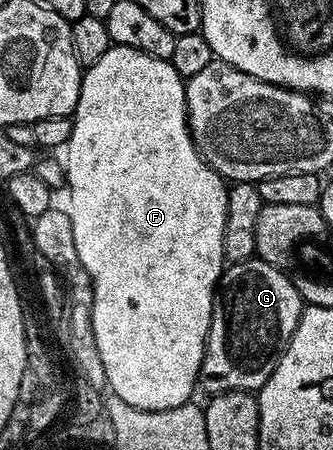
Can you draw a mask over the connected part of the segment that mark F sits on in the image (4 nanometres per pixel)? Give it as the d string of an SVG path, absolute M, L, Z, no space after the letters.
M110 44L107 55L103 55L99 63L84 70L77 107L71 116L73 130L67 146L69 154L63 157L67 192L69 191L67 212L75 235L75 251L79 255L79 263L89 272L93 342L97 344L108 392L123 399L123 403L131 403L131 407L146 409L152 413L179 407L192 398L189 396L192 395L193 388L198 388L205 340L209 334L213 314L213 302L222 272L227 265L223 251L223 231L229 214L227 182L201 158L193 145L193 136L189 133L189 120L185 117L185 81L169 61L152 57L138 49Z

